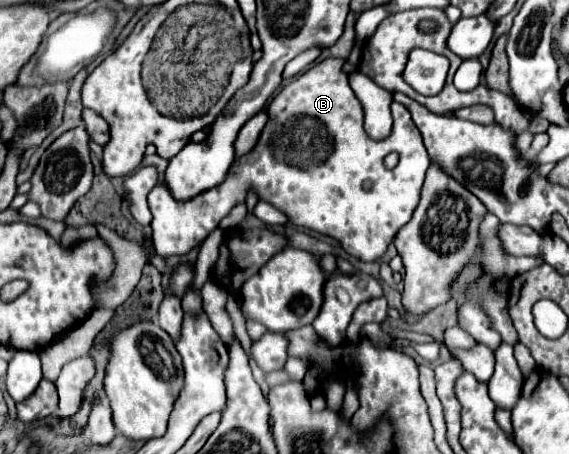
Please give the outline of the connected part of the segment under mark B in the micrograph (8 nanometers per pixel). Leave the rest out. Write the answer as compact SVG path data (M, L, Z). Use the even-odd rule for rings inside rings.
M328 57L316 65L312 65L308 71L300 73L294 81L290 81L268 105L268 123L256 143L256 147L232 163L228 177L222 185L200 193L196 199L178 203L170 199L172 195L164 185L158 185L148 195L148 205L152 211L152 243L158 255L170 257L170 255L186 255L190 249L200 245L216 227L218 223L230 213L230 209L246 199L246 189L254 187L260 195L260 199L272 203L276 209L284 211L290 217L290 223L304 225L308 229L314 229L318 233L330 235L336 241L342 243L344 251L360 261L376 261L380 259L400 227L404 227L418 201L420 201L420 189L424 183L426 169L430 165L426 147L422 143L422 135L416 131L416 125L408 113L408 109L400 103L392 103L394 113L394 125L392 133L386 139L374 141L366 135L362 123L364 123L364 111L360 101L356 99L348 75L342 71L344 59ZM392 151L400 153L400 163L394 169L386 169L384 157Z

